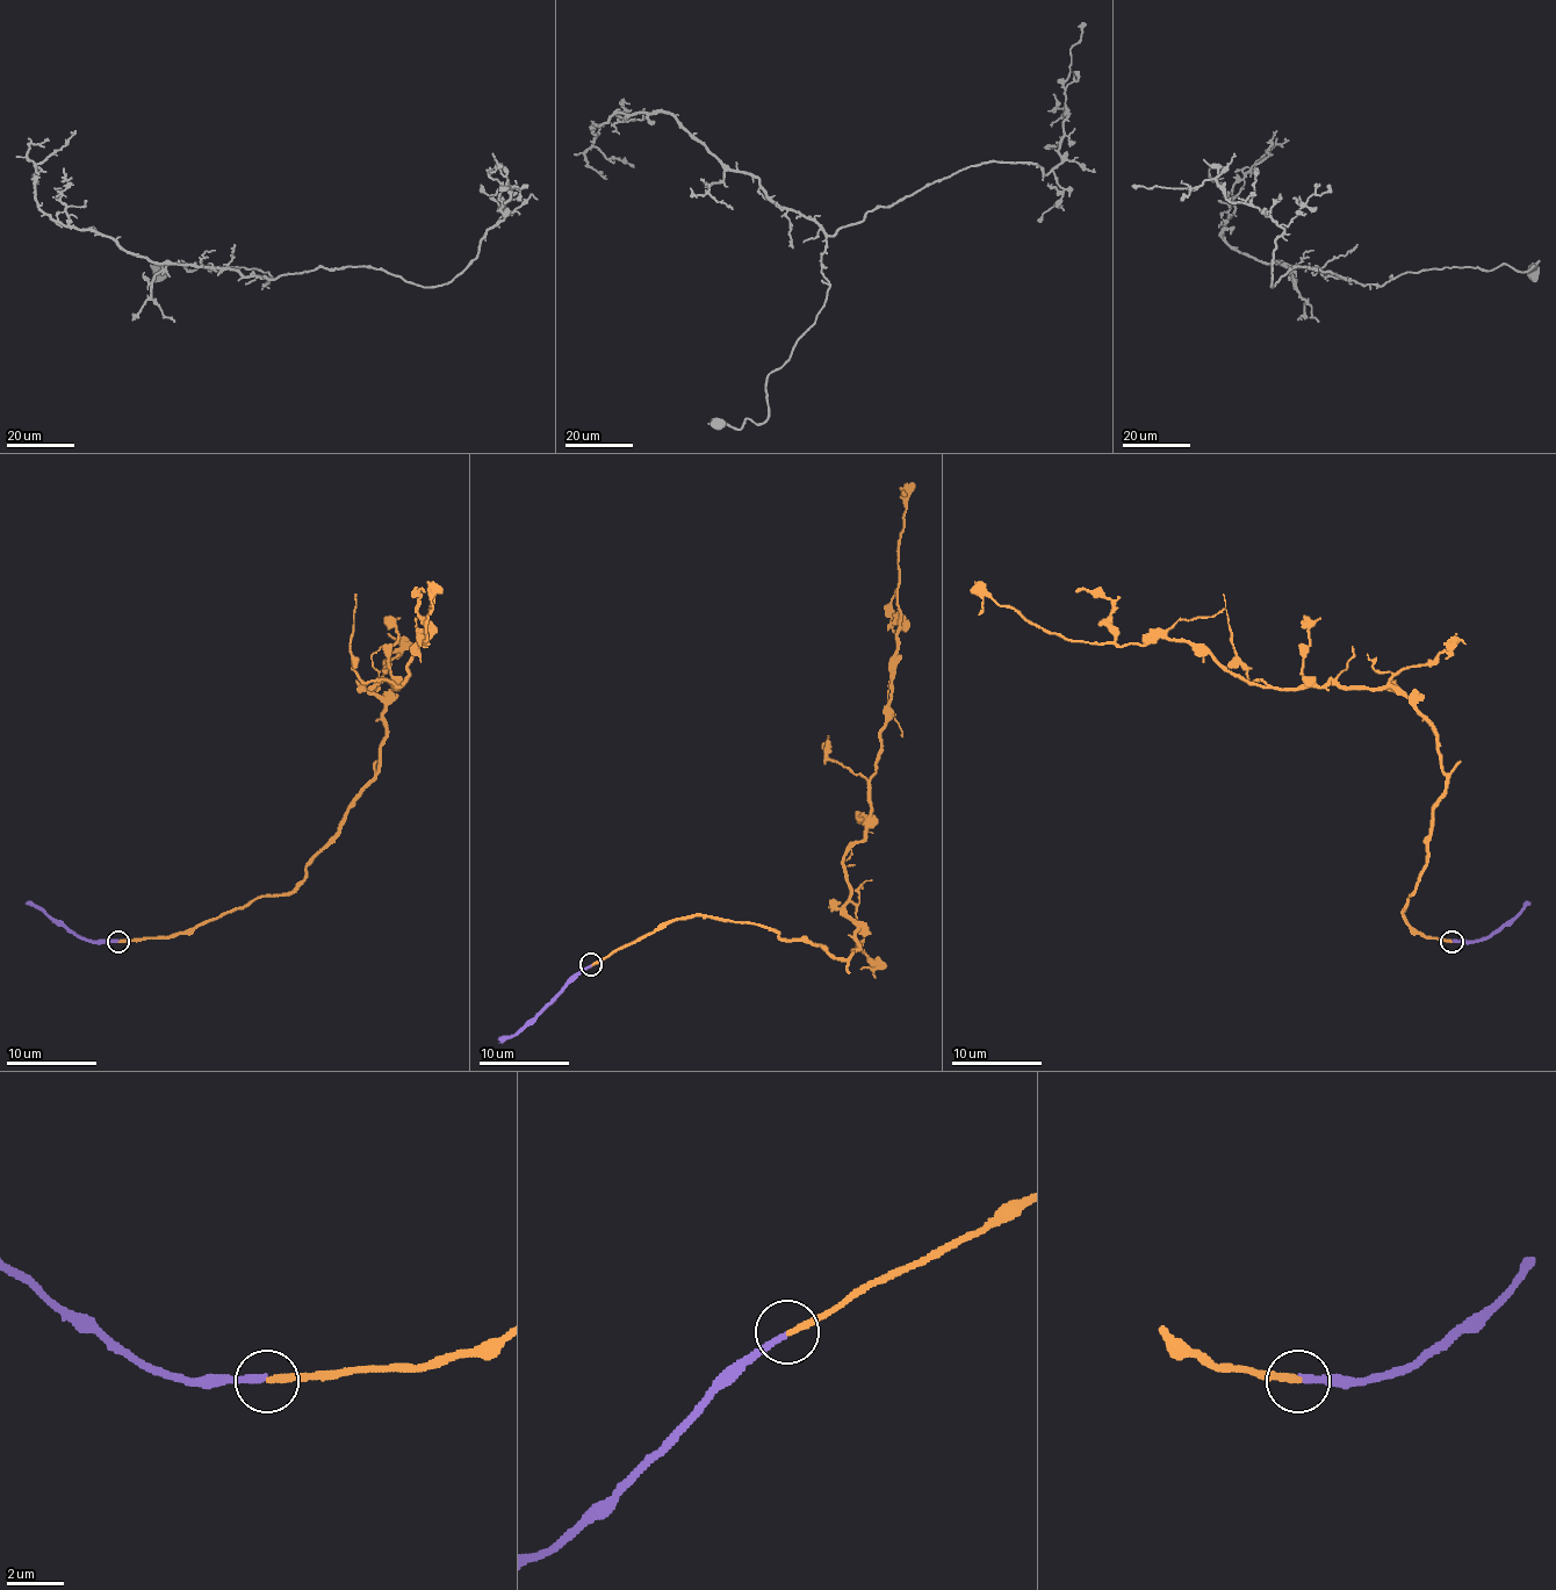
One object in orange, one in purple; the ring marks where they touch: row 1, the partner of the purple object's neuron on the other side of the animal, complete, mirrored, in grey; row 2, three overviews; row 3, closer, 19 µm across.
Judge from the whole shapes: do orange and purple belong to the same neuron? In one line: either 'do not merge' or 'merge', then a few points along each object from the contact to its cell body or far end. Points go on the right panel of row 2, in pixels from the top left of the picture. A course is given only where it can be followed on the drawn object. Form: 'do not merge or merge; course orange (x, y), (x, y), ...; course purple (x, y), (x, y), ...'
merge; course orange (1452, 941), (1406, 921), (1447, 776), (1397, 692), (1250, 685), (1186, 642), (1071, 642), (985, 595), (978, 614); course purple (1454, 941), (1488, 939), (1526, 903)

